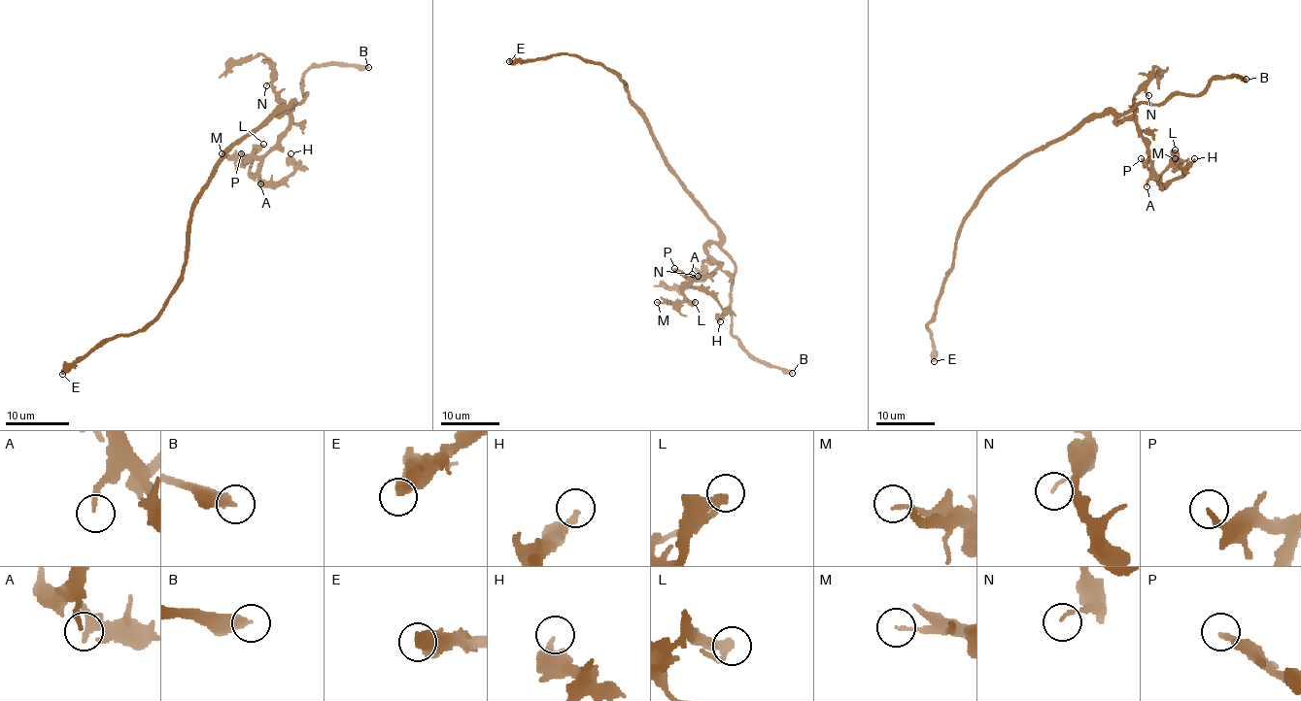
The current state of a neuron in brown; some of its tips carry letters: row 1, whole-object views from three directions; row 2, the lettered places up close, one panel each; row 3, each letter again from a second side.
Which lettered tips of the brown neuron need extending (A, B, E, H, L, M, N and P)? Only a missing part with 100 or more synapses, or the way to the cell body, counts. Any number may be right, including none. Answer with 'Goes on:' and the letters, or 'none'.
Goes on: B

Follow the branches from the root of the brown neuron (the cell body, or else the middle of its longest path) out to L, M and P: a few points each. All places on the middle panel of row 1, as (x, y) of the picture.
L: (661, 150), (671, 173), (718, 230), (720, 240), (706, 248), (718, 265), (683, 287), (684, 296), (695, 302)
M: (661, 150), (720, 240), (706, 248), (718, 264), (709, 274), (693, 279), (681, 301), (657, 302)
P: (661, 150), (671, 173), (715, 225), (720, 239), (706, 248), (718, 264), (706, 276), (684, 277), (674, 268)

